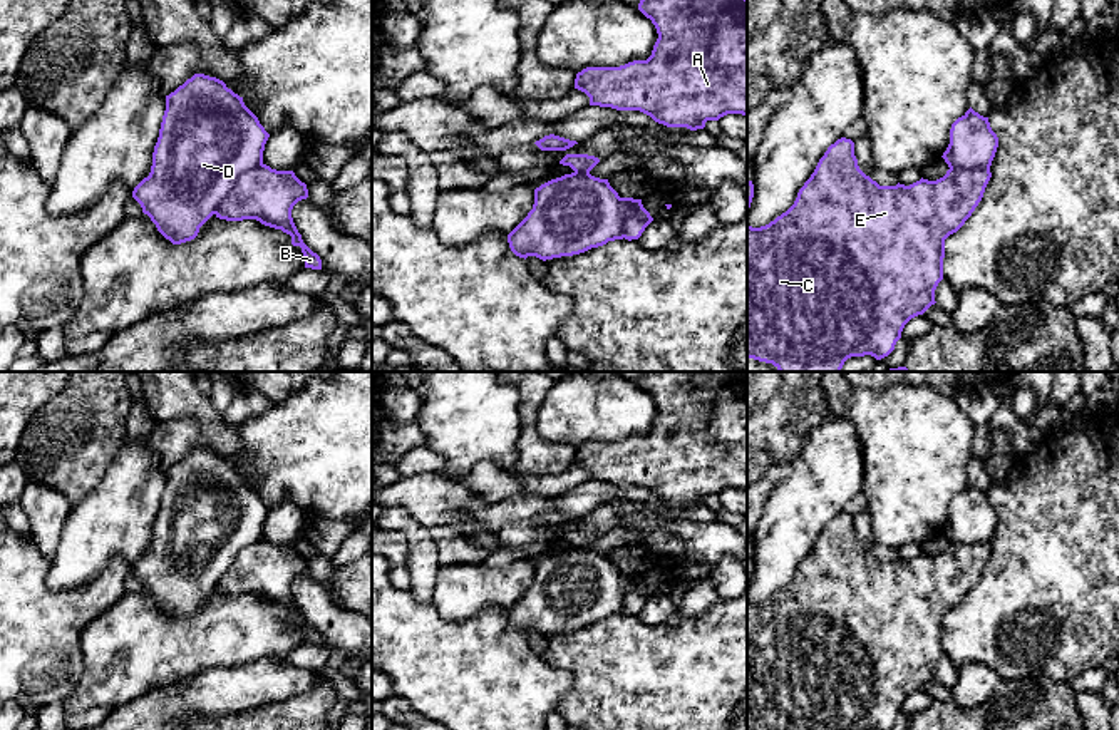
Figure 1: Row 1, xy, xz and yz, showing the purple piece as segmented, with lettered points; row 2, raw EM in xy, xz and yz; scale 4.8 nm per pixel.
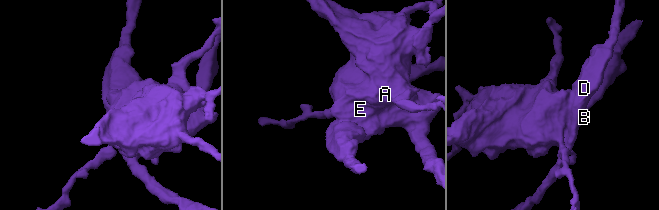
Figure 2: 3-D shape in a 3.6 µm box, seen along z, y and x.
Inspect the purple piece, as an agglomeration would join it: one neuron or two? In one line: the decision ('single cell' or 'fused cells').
fused cells

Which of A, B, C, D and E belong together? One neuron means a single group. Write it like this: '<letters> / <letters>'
A B C E / D

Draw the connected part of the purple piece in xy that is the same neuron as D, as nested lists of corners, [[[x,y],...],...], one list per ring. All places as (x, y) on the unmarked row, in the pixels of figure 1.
[[[194,449],[166,470],[151,548],[134,563],[132,573],[173,619],[191,616],[238,554],[263,539],[268,512],[270,509],[245,481],[243,472],[216,452]]]

